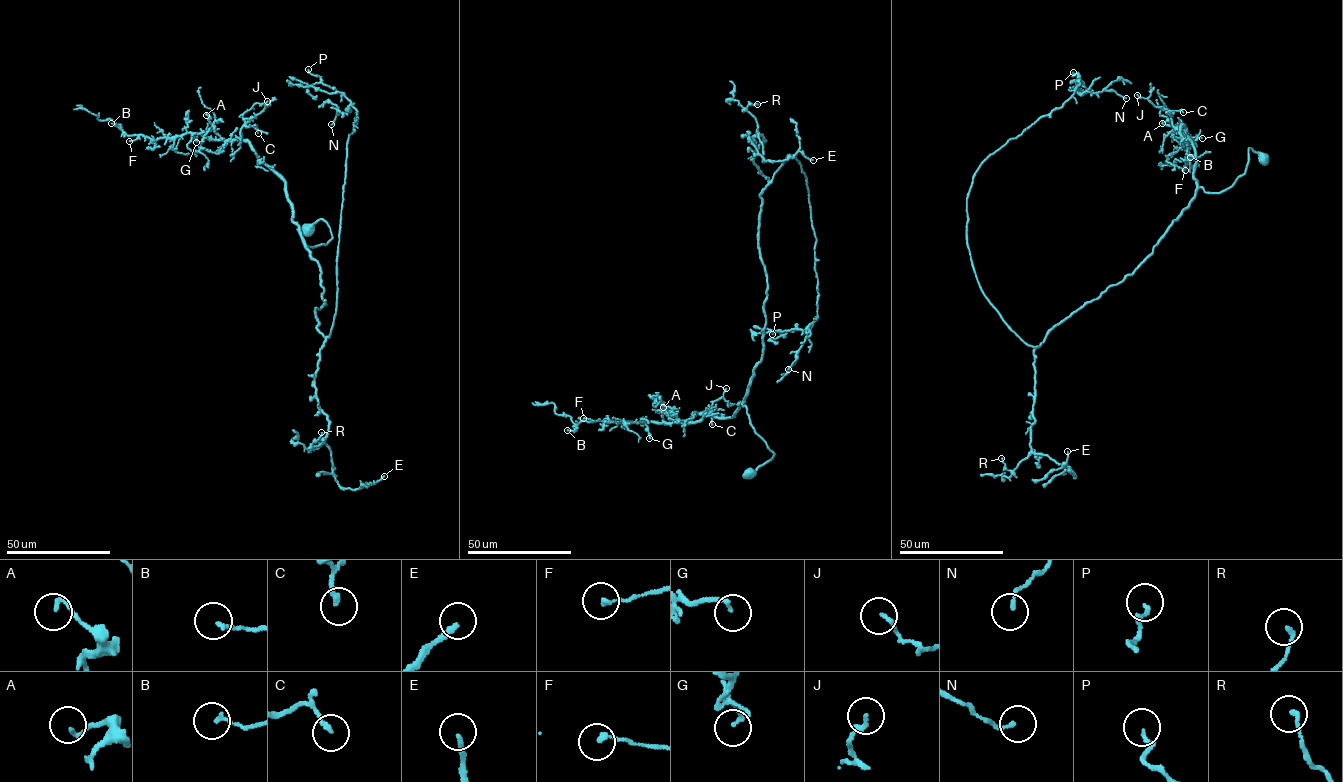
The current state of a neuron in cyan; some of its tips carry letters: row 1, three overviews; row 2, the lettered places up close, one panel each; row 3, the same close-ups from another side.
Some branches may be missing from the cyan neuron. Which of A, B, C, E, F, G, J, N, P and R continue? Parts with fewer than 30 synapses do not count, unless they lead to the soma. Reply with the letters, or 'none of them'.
E

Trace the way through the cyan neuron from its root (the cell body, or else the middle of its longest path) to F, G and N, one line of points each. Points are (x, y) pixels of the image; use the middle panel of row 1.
F: (750, 473), (774, 455), (755, 432), (743, 402), (735, 417), (708, 413), (694, 422), (583, 418)
G: (750, 473), (774, 455), (755, 432), (743, 402), (735, 417), (708, 413), (694, 422), (646, 421), (649, 438)
N: (750, 473), (774, 455), (742, 405), (763, 349), (760, 195), (789, 154), (805, 175), (818, 296), (788, 369)

